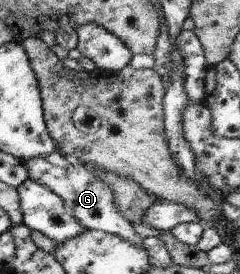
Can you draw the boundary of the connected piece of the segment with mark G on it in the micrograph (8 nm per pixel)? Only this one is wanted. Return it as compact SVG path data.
M59 151L50 152L46 156L36 156L30 160L22 160L20 164L26 168L28 179L46 187L50 192L61 198L65 210L73 215L78 224L86 229L100 230L110 234L120 236L122 240L132 242L132 246L143 248L143 239L136 236L129 222L118 214L118 208L114 204L114 196L106 184L102 184L90 169L81 165L78 161L73 161L64 157Z

